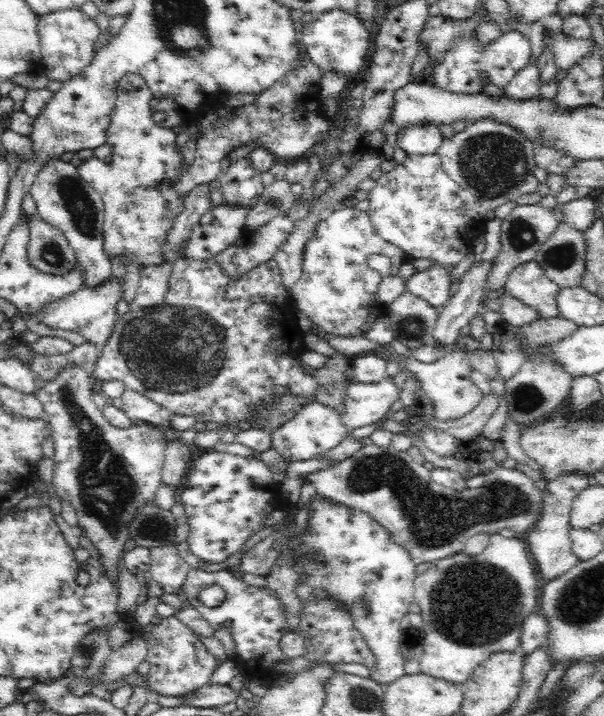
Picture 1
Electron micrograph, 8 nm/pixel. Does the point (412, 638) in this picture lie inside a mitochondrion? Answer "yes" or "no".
yes

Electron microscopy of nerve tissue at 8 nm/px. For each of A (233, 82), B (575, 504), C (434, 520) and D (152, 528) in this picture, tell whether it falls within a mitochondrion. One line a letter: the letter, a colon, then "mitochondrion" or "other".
A: other
B: other
C: mitochondrion
D: mitochondrion

